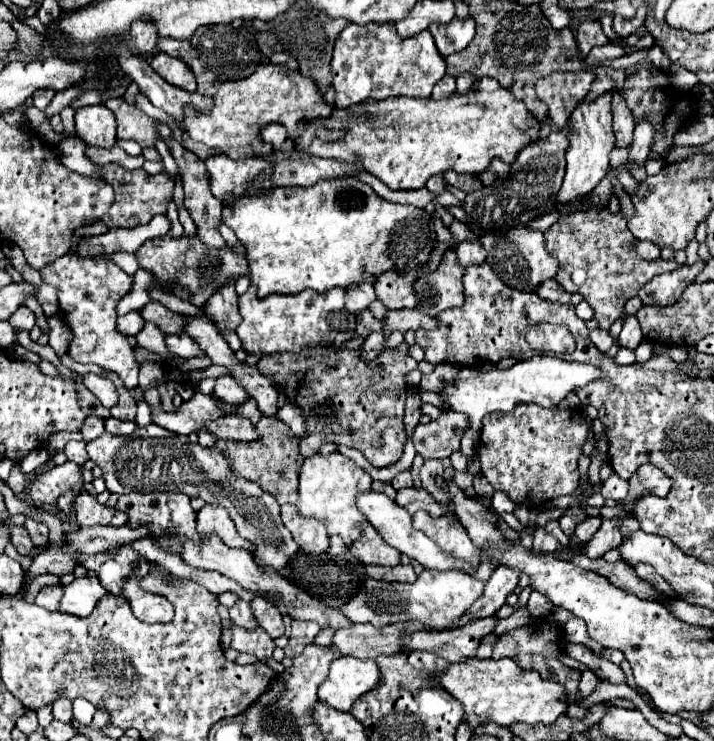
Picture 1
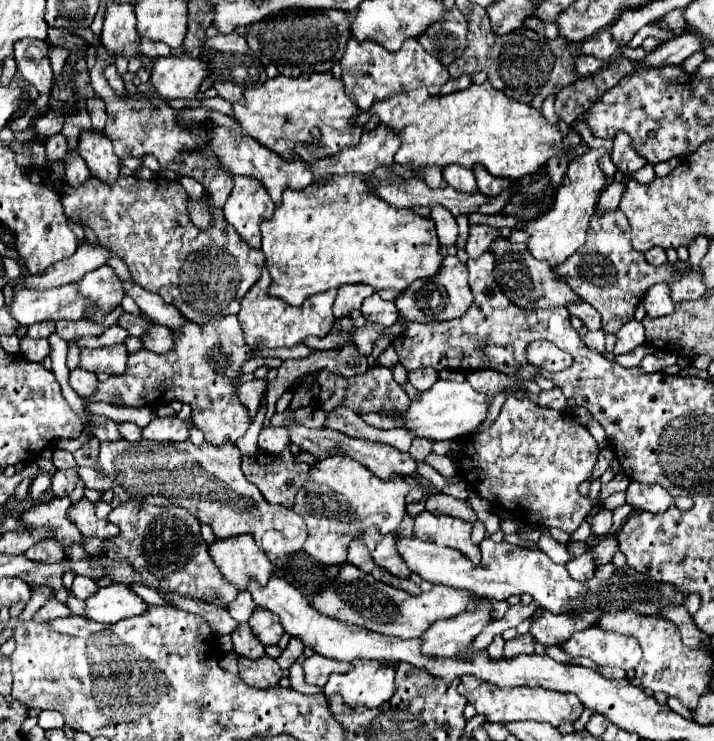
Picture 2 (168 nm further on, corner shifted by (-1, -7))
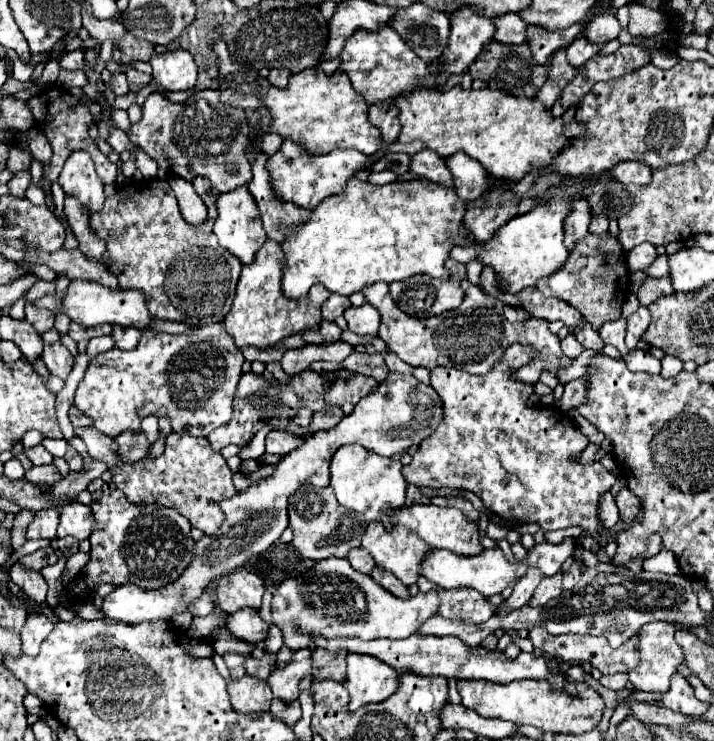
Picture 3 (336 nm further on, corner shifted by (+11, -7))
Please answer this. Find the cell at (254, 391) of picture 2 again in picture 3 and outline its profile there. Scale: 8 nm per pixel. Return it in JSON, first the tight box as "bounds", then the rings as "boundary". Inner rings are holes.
{"bounds":[208,370,332,452],"boundary":[[[304,370],[292,376],[290,382],[278,382],[278,380],[268,382],[264,376],[246,372],[238,382],[232,420],[226,424],[226,428],[218,428],[216,432],[212,432],[208,436],[208,442],[216,452],[220,452],[228,444],[236,444],[236,446],[248,444],[264,424],[268,424],[274,430],[288,430],[292,418],[298,414],[300,408],[310,408],[312,412],[326,410],[328,404],[324,400],[324,392],[328,392],[330,386],[332,380],[324,376],[324,372],[314,372],[314,370]]]}

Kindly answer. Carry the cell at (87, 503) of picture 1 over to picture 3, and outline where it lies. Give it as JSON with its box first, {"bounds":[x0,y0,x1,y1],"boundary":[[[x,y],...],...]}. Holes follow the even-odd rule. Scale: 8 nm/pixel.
{"bounds":[58,502,94,542],"boundary":[[[68,502],[60,508],[58,538],[74,536],[78,542],[86,540],[94,528],[92,510],[80,502]]]}

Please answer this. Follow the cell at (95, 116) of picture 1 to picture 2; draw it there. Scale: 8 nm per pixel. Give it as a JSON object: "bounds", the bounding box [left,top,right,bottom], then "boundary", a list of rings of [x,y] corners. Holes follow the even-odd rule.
{"bounds":[78,130,122,184],"boundary":[[[82,130],[78,152],[86,160],[92,176],[106,184],[112,184],[120,172],[122,160],[114,154],[112,142],[102,130]]]}

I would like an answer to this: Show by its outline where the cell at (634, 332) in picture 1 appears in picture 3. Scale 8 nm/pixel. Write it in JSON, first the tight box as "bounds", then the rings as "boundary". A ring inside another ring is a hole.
{"bounds":[598,318,628,356],"boundary":[[[618,318],[618,320],[612,320],[608,324],[602,324],[598,334],[604,340],[604,344],[616,346],[622,356],[628,354],[628,348],[624,344],[624,336],[626,336],[626,320],[624,318]]]}

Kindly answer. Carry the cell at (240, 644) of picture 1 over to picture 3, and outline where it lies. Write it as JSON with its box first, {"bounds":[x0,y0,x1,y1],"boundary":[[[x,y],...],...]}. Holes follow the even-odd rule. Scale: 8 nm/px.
{"bounds":[228,676,272,714],"boundary":[[[244,676],[242,680],[236,680],[228,686],[230,702],[236,708],[236,712],[244,714],[260,714],[268,712],[272,704],[272,690],[264,680]]]}

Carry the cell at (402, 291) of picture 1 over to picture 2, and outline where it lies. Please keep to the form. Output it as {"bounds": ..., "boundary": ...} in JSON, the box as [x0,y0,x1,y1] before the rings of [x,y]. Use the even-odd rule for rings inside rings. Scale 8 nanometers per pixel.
{"bounds":[362,292,398,326],"boundary":[[[374,292],[368,300],[364,300],[362,304],[362,314],[366,316],[368,322],[378,322],[382,326],[392,326],[398,318],[398,312],[396,312],[396,306],[394,302],[388,302],[388,300],[382,300],[378,292]]]}

